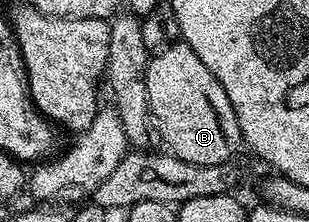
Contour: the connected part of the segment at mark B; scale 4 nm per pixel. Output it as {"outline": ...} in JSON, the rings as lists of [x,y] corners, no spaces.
{"outline":[[[183,42],[165,44],[149,59],[146,86],[150,90],[150,111],[163,147],[173,156],[198,166],[227,164],[242,148],[242,137],[234,106],[222,90],[222,82]]]}

